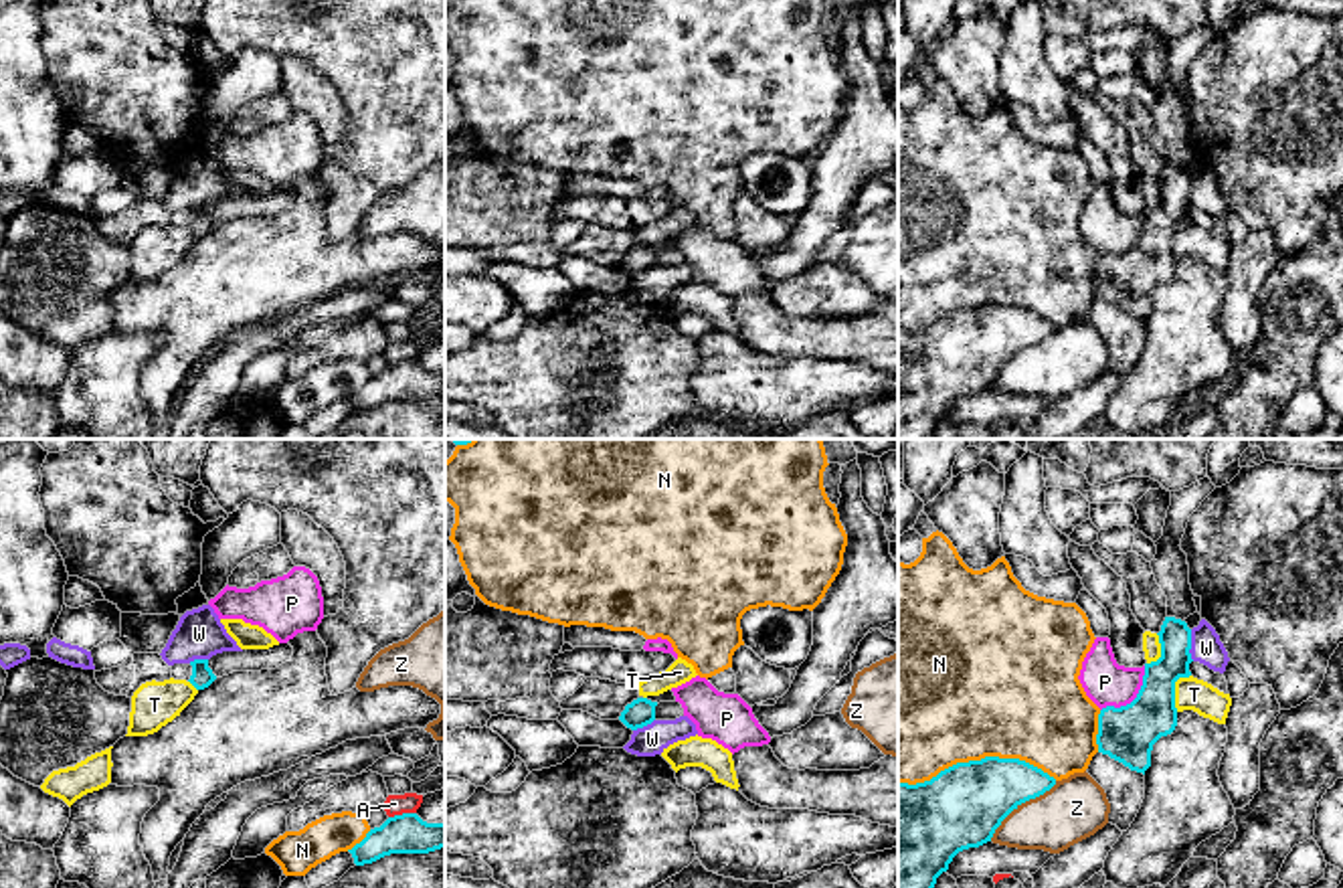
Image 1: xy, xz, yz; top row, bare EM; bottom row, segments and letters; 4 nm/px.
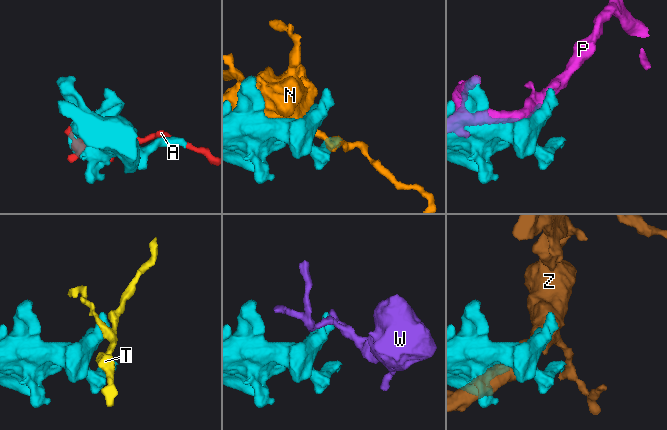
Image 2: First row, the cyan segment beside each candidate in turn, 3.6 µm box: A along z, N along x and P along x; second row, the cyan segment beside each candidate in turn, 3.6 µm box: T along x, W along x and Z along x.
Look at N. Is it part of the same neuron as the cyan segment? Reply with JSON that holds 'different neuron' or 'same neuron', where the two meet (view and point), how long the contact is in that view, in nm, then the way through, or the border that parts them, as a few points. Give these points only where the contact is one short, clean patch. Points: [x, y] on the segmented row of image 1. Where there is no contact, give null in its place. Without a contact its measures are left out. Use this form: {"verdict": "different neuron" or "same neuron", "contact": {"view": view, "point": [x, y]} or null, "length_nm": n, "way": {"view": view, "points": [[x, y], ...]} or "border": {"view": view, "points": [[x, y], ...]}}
{"verdict": "different neuron", "contact": {"view": "yz", "point": [977, 761]}, "length_nm": 650}

